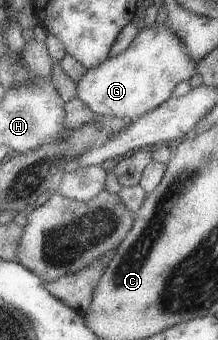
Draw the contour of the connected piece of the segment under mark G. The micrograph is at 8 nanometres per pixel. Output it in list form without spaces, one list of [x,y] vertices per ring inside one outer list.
[[[150,24],[139,29],[137,35],[130,44],[117,56],[106,58],[95,68],[89,68],[85,74],[75,82],[75,96],[87,106],[92,114],[97,116],[119,116],[125,120],[133,120],[141,115],[157,108],[162,102],[165,102],[173,91],[173,88],[182,80],[189,80],[197,72],[197,62],[191,62],[189,56],[183,50],[181,40],[167,28],[167,24]]]

